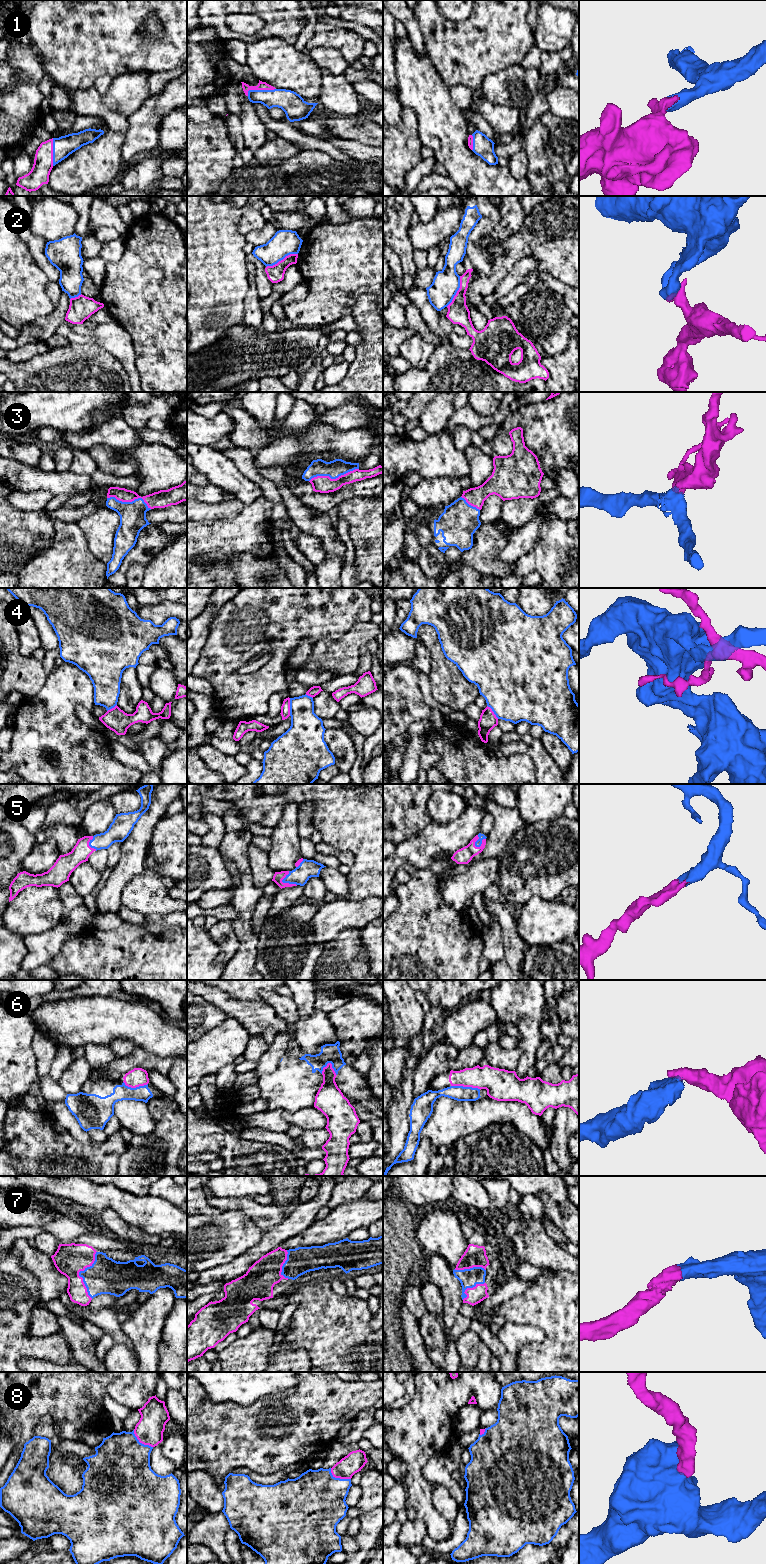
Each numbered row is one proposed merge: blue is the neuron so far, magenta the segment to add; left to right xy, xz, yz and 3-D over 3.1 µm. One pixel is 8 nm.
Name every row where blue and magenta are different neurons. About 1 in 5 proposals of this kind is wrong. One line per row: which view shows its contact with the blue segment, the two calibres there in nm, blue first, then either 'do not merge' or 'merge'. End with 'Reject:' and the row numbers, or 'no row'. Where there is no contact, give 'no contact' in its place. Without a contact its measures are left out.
1: xz | 170/70 nm | merge
2: xz | 200/140 nm | do not merge
3: xz | 140/140 nm | merge
4: xz | 280/80 nm | do not merge
5: xz | 150/80 nm | merge
6: yz | 120/220 nm | do not merge
7: xy | 280/260 nm | merge
8: xz | 460/160 nm | merge
Reject: 2, 4, 6

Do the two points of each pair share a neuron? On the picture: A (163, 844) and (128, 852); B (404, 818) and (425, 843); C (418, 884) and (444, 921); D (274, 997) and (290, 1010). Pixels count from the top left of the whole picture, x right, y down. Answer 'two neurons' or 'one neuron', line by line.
A: two neurons
B: two neurons
C: one neuron
D: one neuron

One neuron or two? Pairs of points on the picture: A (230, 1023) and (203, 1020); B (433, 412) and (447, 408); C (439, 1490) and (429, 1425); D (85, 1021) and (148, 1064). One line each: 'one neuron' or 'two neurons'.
A: two neurons
B: one neuron
C: two neurons
D: two neurons

